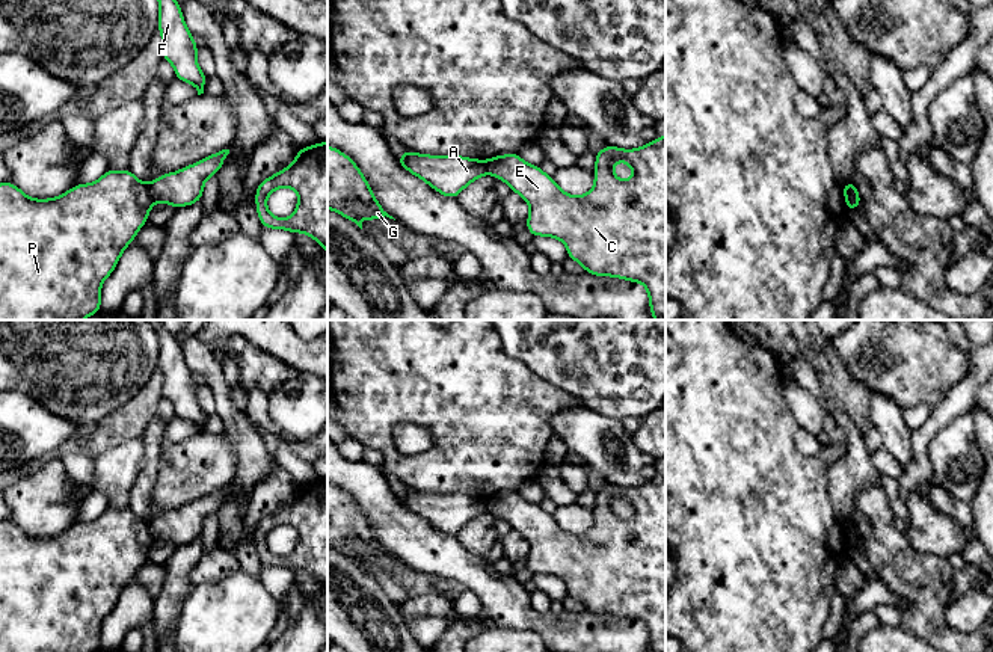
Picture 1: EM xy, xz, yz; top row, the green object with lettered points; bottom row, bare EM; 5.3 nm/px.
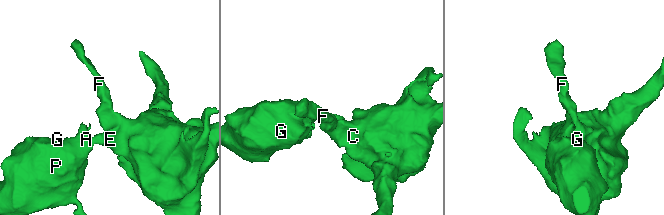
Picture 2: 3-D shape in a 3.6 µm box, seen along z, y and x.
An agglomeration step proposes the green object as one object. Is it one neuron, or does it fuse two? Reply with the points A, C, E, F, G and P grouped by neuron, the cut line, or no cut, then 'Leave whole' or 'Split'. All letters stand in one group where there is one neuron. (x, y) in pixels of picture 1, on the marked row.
Groups: A G P / C E F. Split along xy (147, 186), (154, 201). Split

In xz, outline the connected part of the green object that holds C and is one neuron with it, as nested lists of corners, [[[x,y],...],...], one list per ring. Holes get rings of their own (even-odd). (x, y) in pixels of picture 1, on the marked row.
[[[666,136],[637,149],[604,146],[596,152],[595,186],[581,196],[564,193],[554,178],[539,166],[524,161],[516,152],[496,155],[486,160],[487,174],[507,183],[515,193],[530,205],[527,231],[531,235],[554,237],[566,244],[567,257],[580,263],[586,273],[595,276],[614,276],[632,282],[641,282],[649,293],[649,306],[655,320],[666,320]],[[623,161],[634,169],[628,181],[620,181],[613,172],[613,163]]]

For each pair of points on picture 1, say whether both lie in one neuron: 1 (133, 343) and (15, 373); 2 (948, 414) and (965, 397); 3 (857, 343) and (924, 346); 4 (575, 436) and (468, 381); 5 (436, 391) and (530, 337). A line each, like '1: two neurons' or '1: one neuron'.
1: one neuron
2: one neuron
3: one neuron
4: two neurons
5: two neurons

